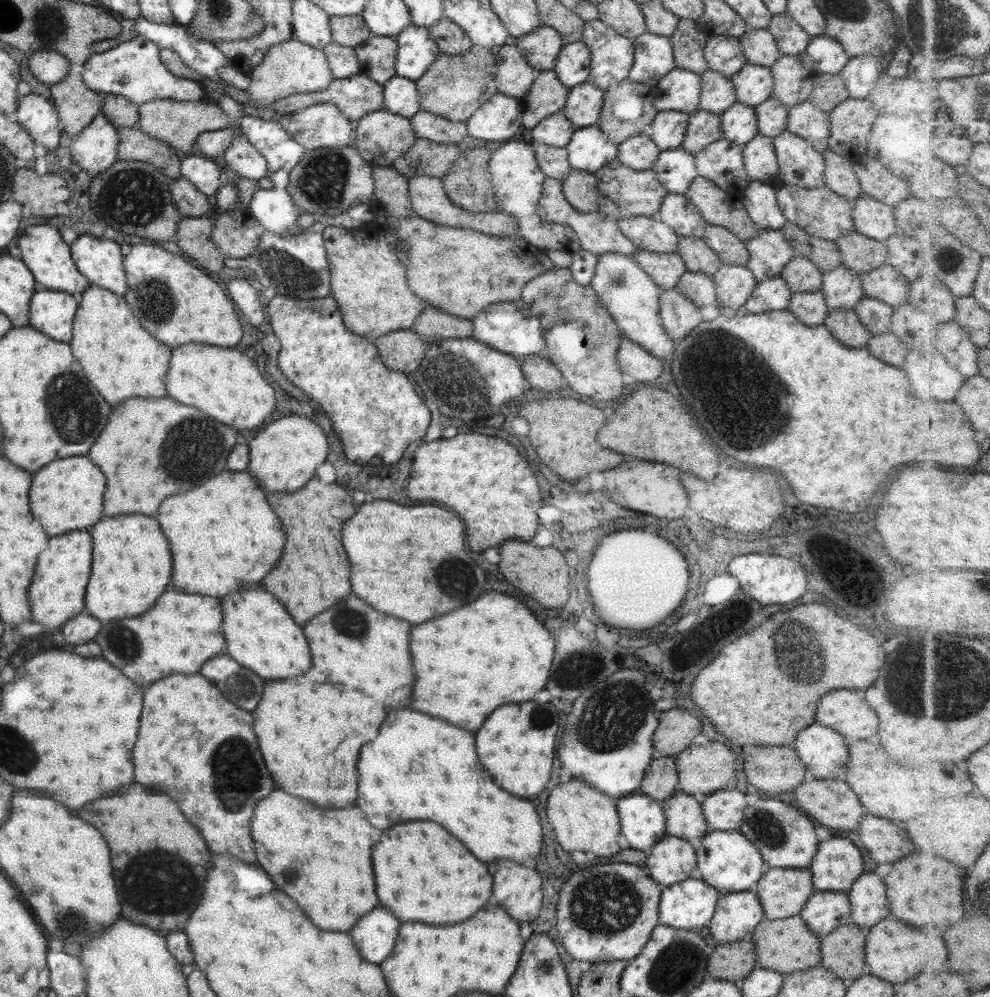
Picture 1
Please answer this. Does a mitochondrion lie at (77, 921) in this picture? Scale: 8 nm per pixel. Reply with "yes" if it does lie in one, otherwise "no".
yes

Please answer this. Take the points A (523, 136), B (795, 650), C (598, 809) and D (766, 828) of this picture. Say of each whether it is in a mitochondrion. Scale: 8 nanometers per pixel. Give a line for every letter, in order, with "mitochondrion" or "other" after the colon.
A: other
B: mitochondrion
C: other
D: mitochondrion

